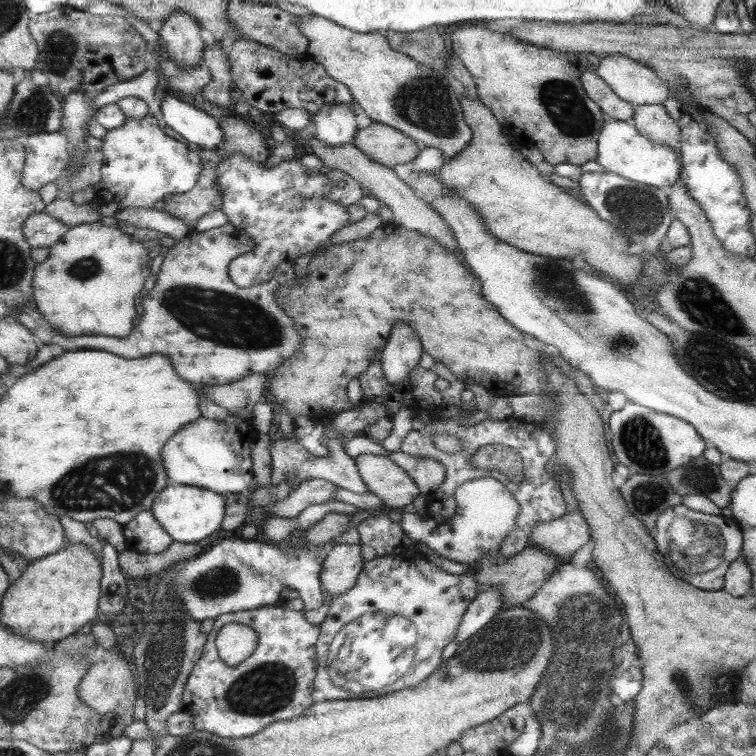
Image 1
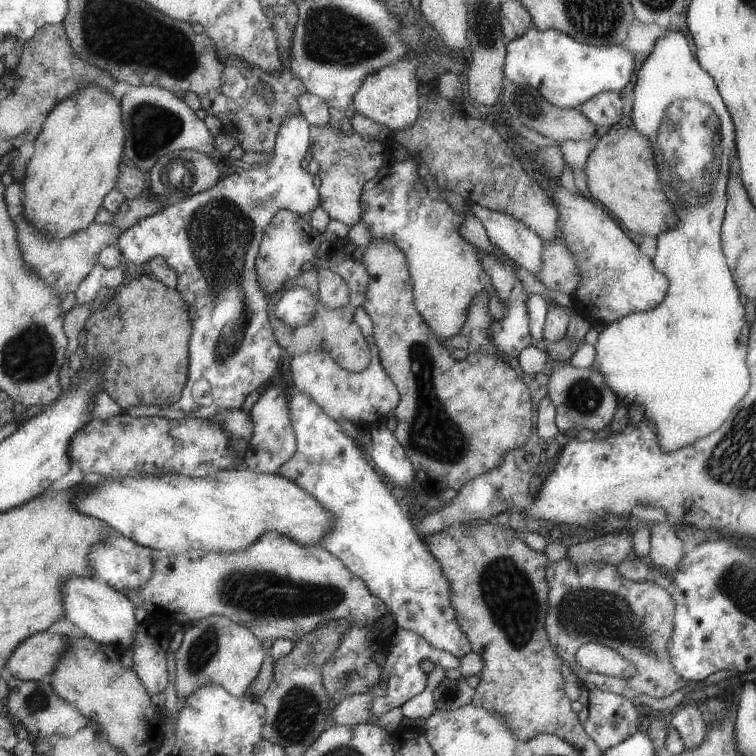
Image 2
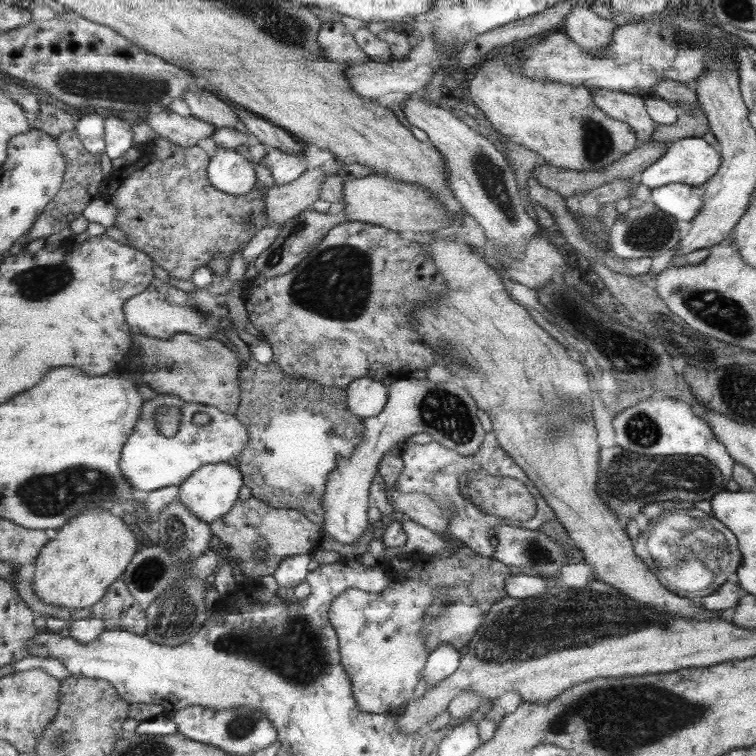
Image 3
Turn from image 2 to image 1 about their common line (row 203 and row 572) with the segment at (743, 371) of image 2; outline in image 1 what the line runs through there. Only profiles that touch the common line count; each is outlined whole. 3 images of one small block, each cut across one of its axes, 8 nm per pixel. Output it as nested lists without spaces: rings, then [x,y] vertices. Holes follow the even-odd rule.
[[[682,504],[659,515],[652,535],[670,574],[703,591],[722,590],[726,571],[742,552],[742,531],[733,518],[693,511]]]

